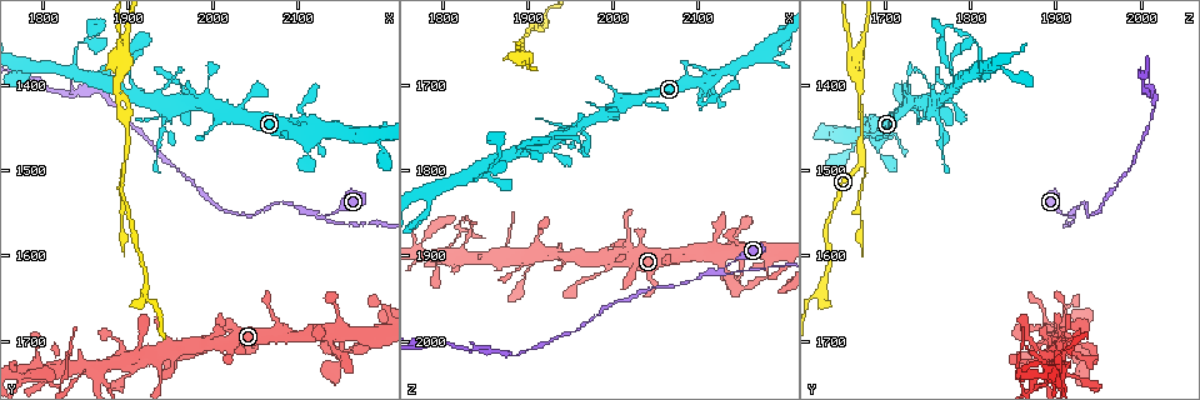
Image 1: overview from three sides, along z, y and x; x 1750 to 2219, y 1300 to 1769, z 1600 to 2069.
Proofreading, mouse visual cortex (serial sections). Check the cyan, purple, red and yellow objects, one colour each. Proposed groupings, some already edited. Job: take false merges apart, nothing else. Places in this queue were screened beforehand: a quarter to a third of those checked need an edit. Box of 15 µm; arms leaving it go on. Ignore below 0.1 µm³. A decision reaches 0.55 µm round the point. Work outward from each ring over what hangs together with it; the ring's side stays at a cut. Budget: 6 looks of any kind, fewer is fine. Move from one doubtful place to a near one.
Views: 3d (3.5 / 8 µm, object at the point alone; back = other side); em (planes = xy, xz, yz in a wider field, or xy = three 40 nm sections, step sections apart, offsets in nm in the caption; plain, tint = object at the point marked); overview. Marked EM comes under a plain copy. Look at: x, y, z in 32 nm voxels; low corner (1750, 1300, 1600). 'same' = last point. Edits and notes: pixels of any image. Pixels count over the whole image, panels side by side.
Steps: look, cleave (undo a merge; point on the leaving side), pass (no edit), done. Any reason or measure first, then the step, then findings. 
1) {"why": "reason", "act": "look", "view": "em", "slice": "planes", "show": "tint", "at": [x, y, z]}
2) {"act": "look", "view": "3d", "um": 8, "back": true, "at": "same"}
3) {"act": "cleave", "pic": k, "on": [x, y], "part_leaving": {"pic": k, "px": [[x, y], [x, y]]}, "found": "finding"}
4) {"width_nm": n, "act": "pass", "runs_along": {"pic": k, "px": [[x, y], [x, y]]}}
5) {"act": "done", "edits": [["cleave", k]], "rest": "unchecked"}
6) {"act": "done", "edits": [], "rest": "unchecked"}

{"why": "four arms meet", "act": "look", "view": "3d", "um": 3.5, "at": [1870, 1740, 1900]}

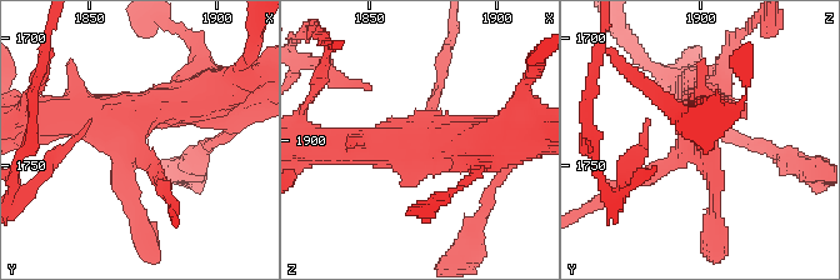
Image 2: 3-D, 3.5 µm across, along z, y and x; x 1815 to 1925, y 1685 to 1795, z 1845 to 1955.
{"act": "look", "view": "em", "slice": "planes", "show": "tint", "at": [1870, 1737, 1898]}

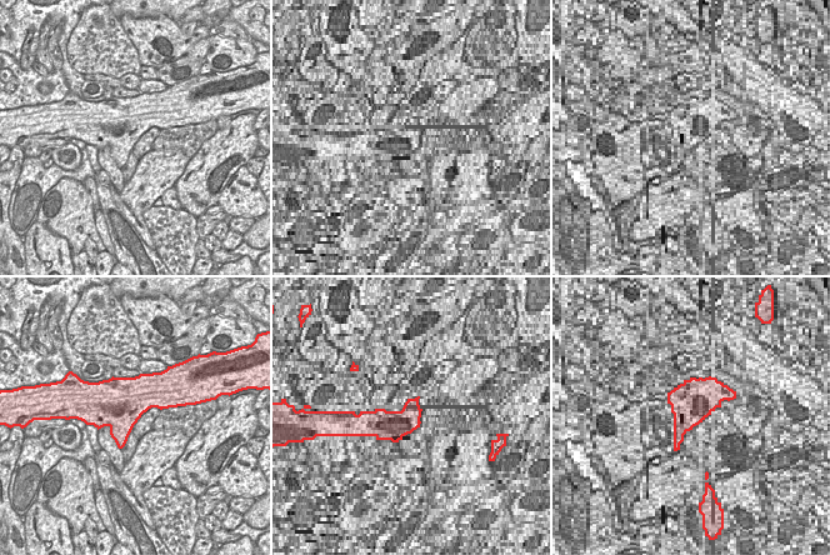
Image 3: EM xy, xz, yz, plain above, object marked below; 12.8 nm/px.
{"act": "pass", "runs_along": {"pic": 2, "px": [[199, 94], [141, 114], [34, 118]]}, "found": "all the same cell"}

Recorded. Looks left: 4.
{"why": "side arm on a straight run", "act": "look", "view": "3d", "um": 3.5, "at": [2125, 1555, 1915]}

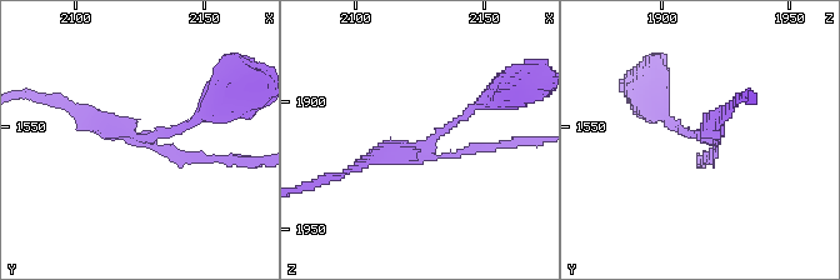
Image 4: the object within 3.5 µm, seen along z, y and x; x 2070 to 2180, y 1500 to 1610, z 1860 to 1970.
{"arms": 3, "arm_widths_nm": [150, 150, 250], "act": "look", "view": "em", "slice": "xy", "step": 3, "show": "tint", "at": [2129, 1554, 1915]}

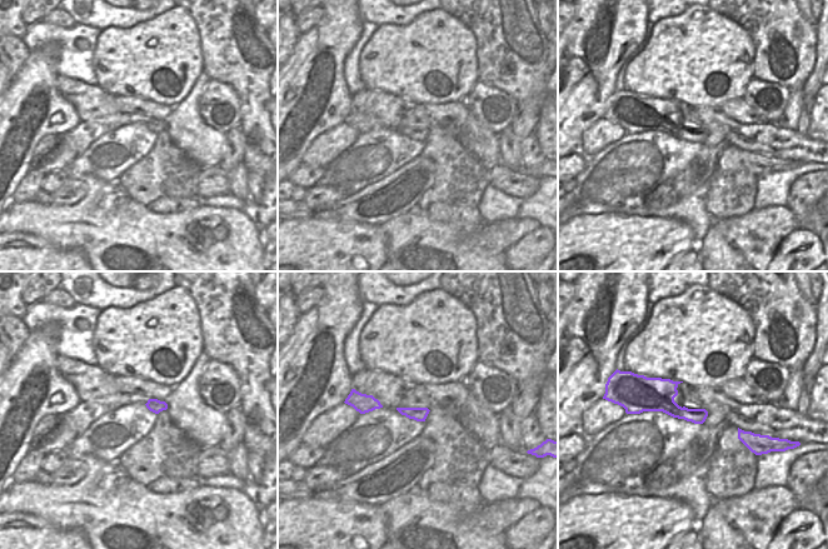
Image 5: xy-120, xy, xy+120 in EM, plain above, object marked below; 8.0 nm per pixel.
{"width_nm": 120, "act": "pass", "runs_along": {"pic": 4, "px": [[494, 96], [414, 154], [356, 166]]}, "found": "one cell here"}

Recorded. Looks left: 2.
{"why": "arms part here", "act": "look", "view": "3d", "um": 8, "at": [1850, 1345, 1805]}

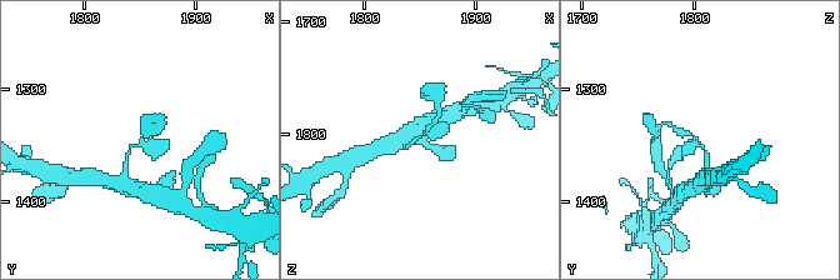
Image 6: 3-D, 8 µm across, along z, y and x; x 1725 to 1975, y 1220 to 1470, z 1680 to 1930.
{"why": "shape alone is not enough", "act": "look", "view": "em", "slice": "planes", "show": "tint", "at": [1848, 1346, 1802]}

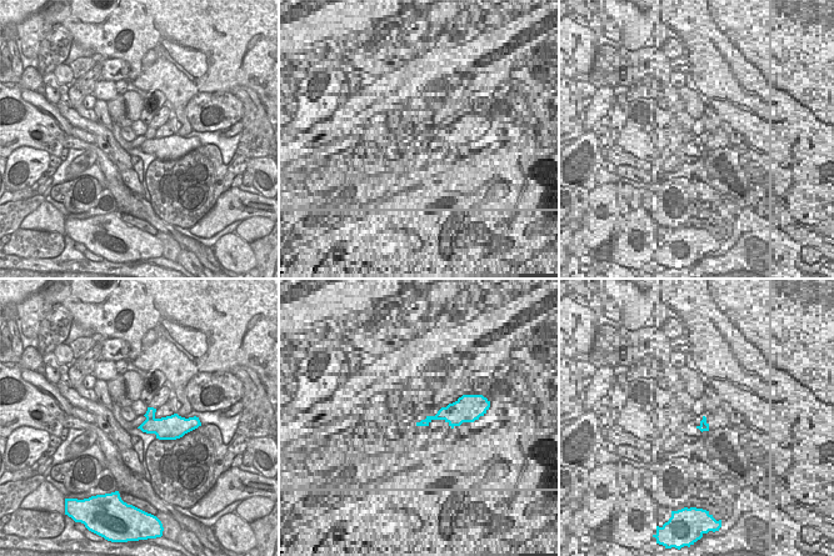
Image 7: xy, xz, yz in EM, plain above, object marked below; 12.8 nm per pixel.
{"act": "pass", "runs_along": {"pic": 6, "px": [[124, 170], [128, 150], [159, 126]]}, "found": "continuous, no second cell"}

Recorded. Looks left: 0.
{"act": "done", "edits": [], "rest": "unchecked"}

